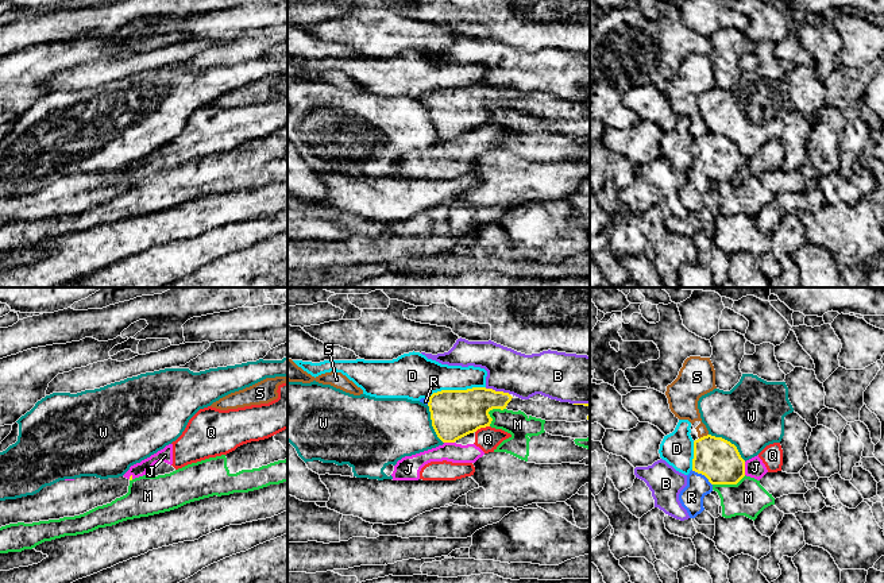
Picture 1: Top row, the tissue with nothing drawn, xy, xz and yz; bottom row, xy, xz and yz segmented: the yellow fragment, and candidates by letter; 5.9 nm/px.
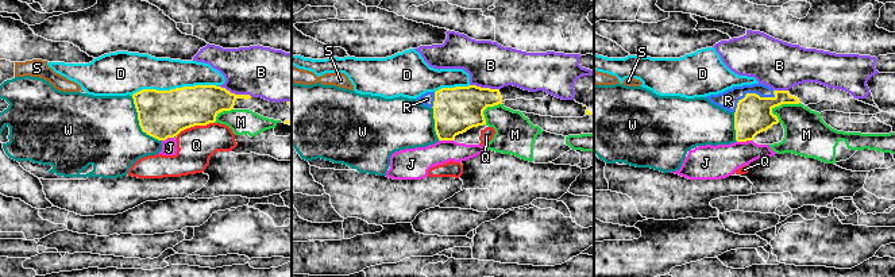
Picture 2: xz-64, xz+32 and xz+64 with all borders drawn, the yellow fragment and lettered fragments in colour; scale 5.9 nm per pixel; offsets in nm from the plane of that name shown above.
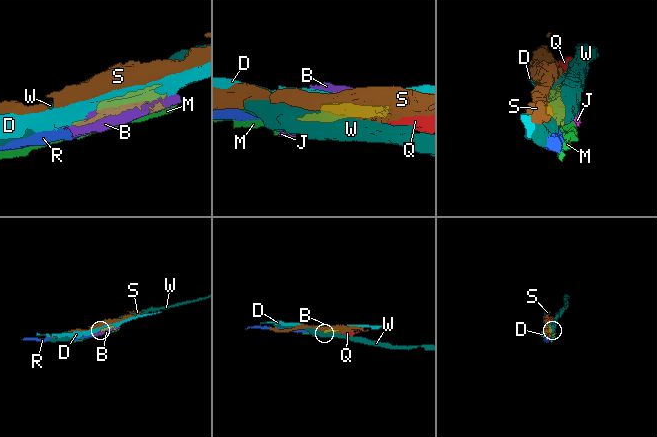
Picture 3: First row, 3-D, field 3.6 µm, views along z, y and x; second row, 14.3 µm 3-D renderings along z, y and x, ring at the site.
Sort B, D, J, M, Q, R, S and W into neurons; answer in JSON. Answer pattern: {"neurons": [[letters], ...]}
{"neurons": [["B"], ["D"], ["J", "Q"], ["M"], ["R"], ["S"], ["W"]]}

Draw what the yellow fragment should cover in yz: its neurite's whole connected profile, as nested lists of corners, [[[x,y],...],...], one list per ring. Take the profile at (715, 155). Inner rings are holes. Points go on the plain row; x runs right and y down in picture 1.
[[[711,132],[694,139],[692,167],[679,198],[690,216],[700,212],[703,196],[714,182],[737,182],[745,174],[745,158],[730,139]]]

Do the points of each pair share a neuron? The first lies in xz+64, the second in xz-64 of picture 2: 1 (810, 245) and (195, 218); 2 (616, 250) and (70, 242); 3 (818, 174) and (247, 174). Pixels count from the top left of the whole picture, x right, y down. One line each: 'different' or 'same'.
1: different
2: same
3: same

